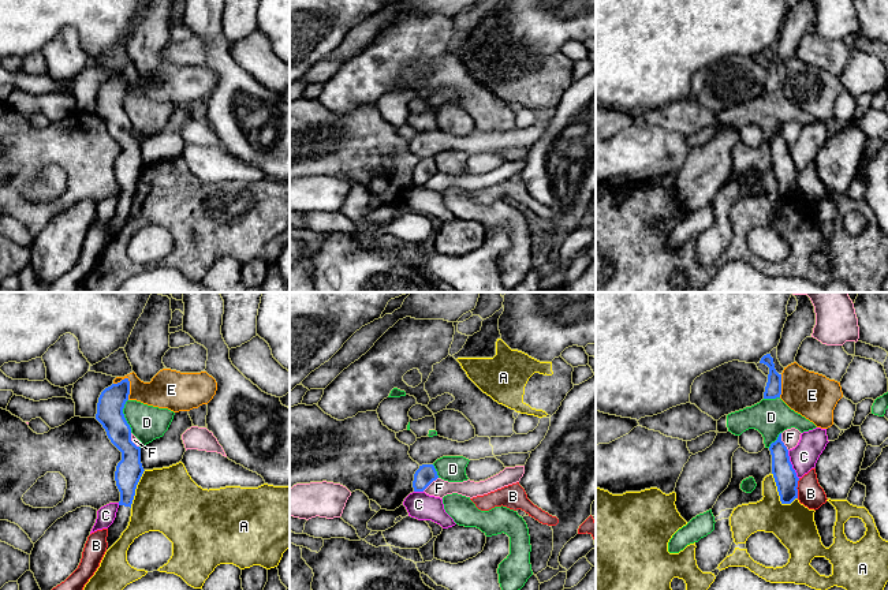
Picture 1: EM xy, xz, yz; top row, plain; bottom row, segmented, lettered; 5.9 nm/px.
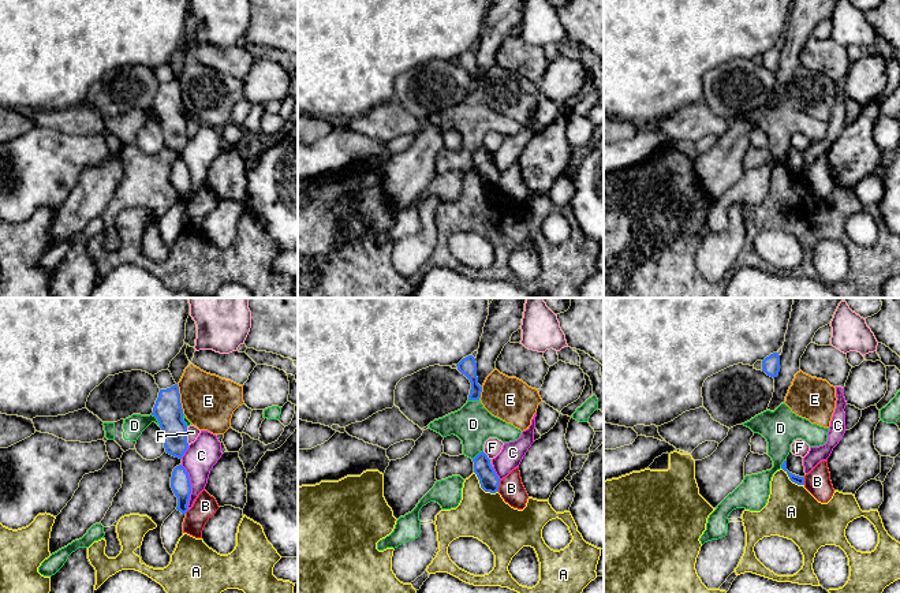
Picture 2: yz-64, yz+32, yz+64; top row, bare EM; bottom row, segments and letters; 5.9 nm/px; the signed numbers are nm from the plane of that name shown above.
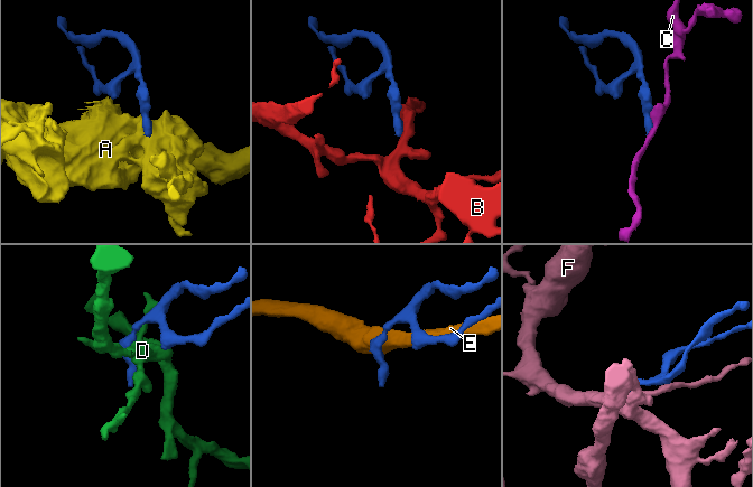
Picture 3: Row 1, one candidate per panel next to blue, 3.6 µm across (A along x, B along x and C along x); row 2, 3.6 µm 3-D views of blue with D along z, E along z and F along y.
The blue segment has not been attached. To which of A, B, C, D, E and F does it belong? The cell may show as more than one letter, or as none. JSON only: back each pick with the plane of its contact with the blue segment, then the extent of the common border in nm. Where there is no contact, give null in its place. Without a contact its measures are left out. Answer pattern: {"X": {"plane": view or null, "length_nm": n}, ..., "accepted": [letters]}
{"accepted": []}

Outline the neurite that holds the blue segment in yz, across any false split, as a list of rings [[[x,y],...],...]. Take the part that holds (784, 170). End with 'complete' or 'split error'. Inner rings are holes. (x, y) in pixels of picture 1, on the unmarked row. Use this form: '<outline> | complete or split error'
[[[781,127],[769,141],[772,149],[772,168],[777,180],[781,198],[791,198],[798,193],[798,175],[790,156],[788,143],[781,135]]] | complete

